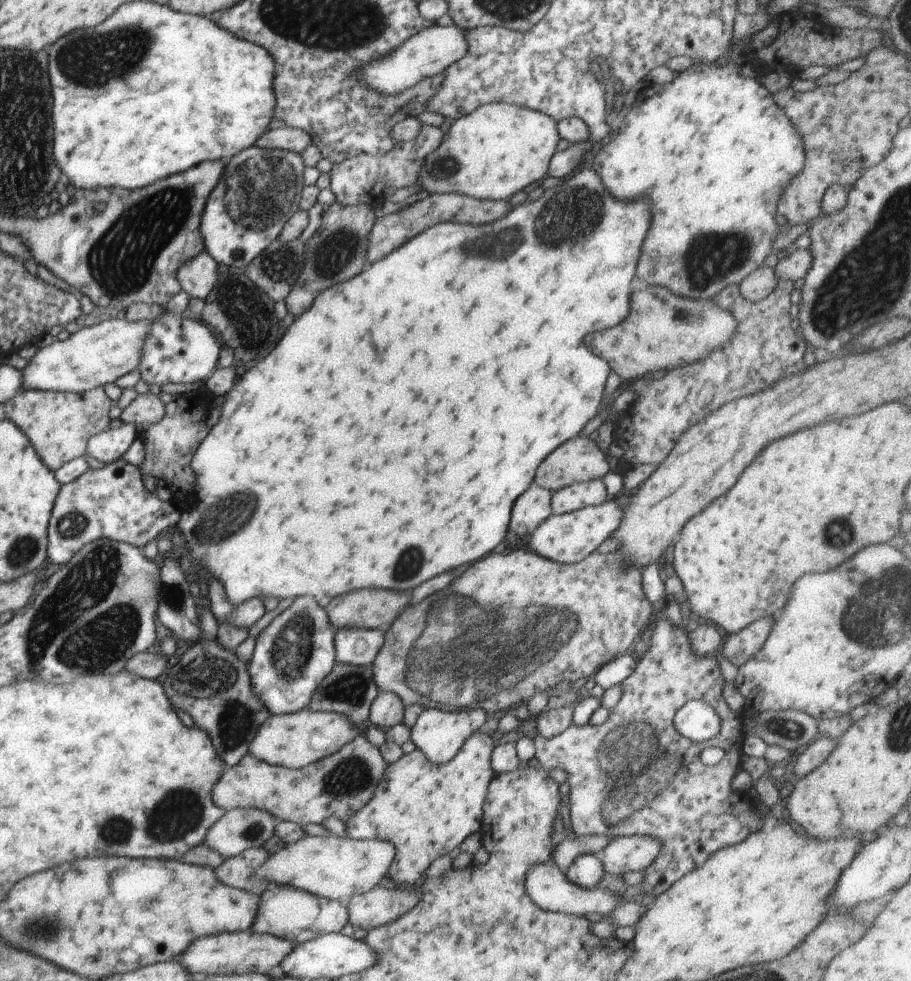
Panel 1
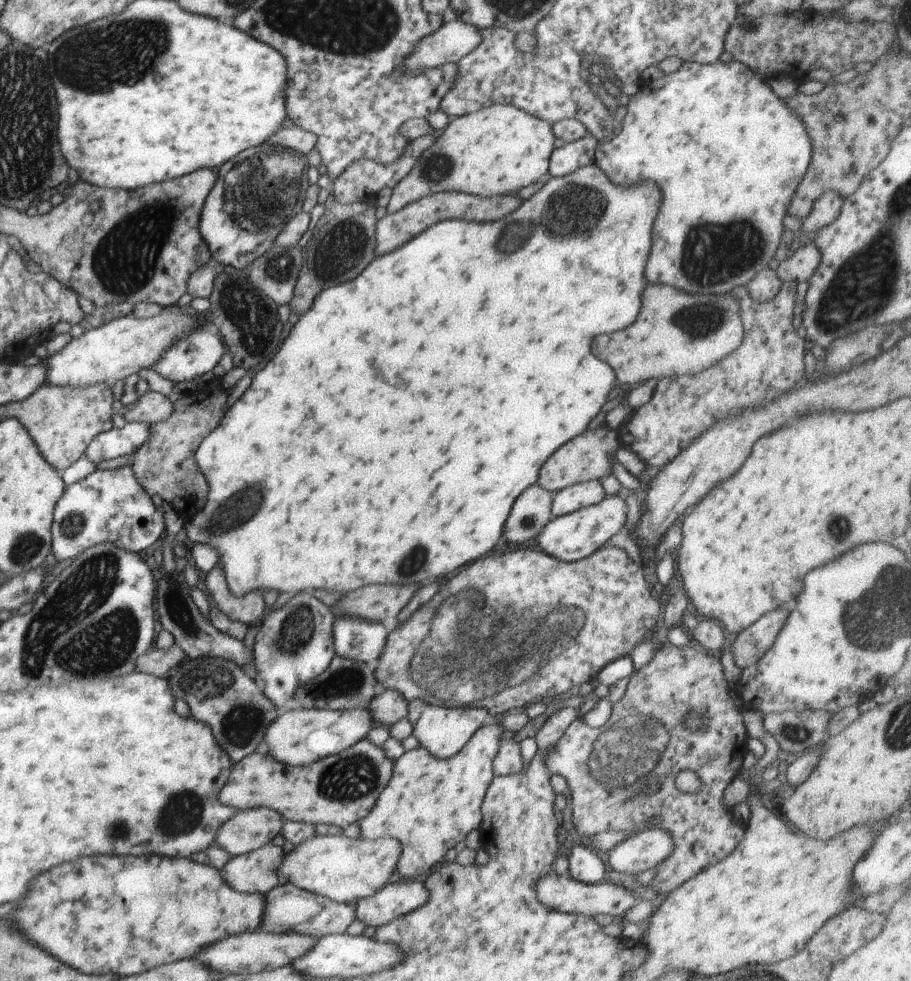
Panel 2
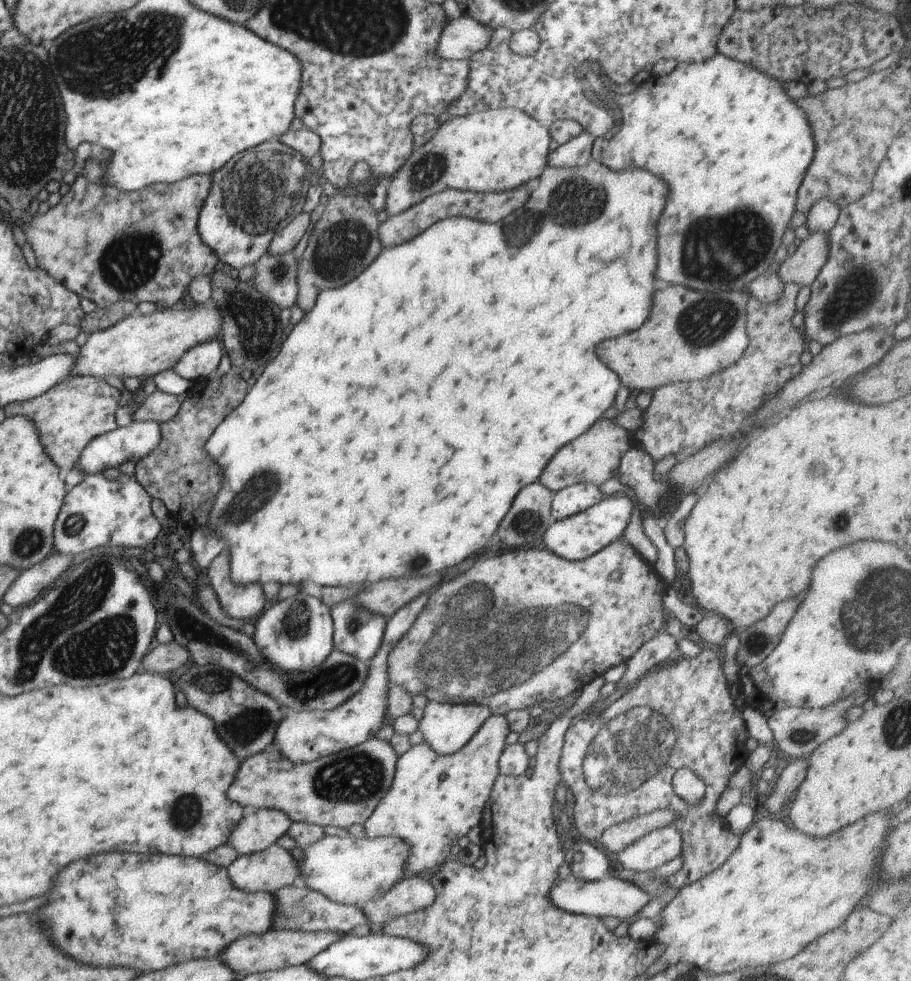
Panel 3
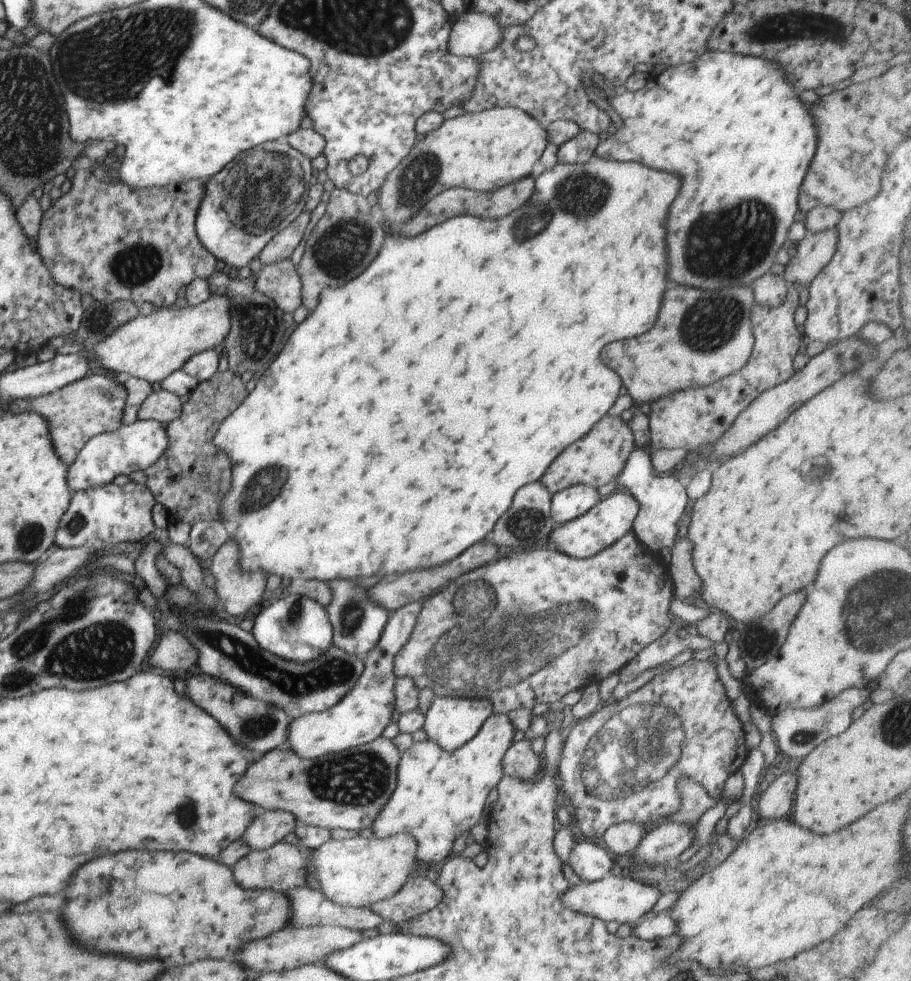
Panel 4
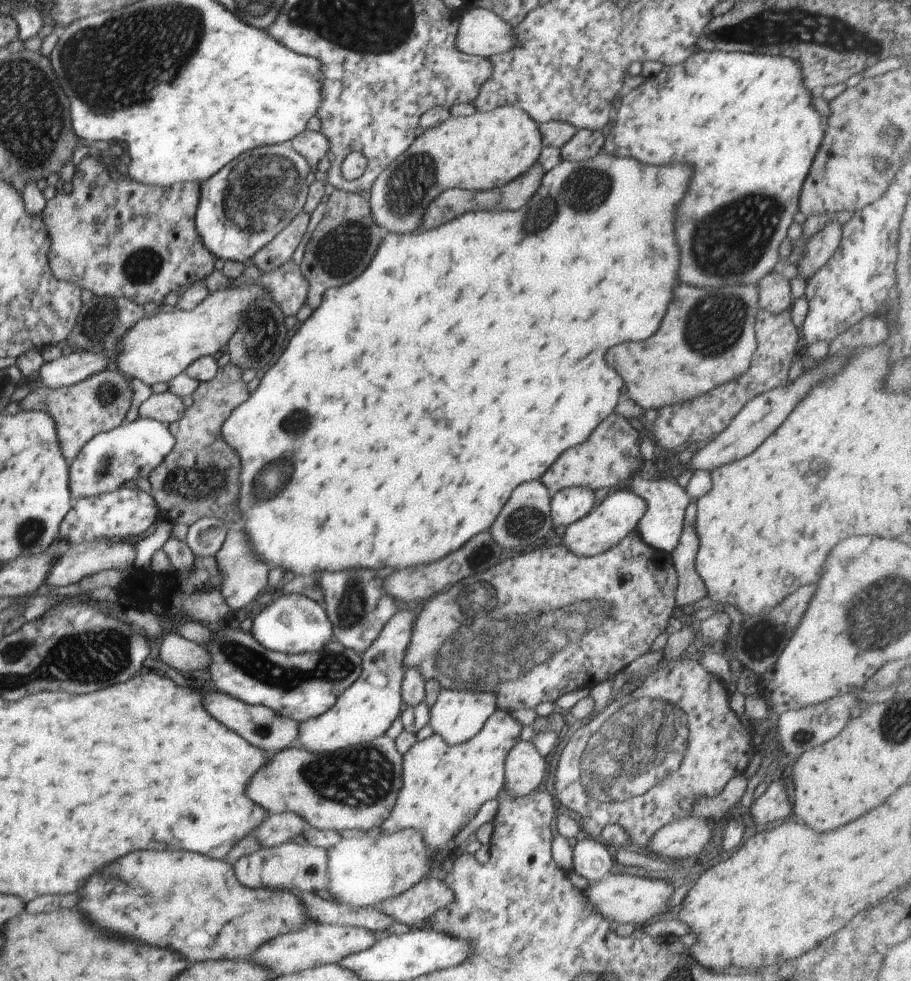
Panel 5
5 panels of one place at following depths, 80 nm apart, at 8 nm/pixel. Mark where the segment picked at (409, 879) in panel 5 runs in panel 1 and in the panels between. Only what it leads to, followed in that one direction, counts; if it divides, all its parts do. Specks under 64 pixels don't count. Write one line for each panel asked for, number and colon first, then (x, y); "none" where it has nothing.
1: (337, 868)
2: (345, 869)
3: (352, 871)
4: (354, 872)

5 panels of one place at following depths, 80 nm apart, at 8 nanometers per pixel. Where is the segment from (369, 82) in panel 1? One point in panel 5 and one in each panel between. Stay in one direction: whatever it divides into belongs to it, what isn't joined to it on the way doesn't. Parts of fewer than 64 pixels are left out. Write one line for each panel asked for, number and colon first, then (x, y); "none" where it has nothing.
2: (453, 40)
3: (461, 38)
4: (473, 34)
5: (481, 32)

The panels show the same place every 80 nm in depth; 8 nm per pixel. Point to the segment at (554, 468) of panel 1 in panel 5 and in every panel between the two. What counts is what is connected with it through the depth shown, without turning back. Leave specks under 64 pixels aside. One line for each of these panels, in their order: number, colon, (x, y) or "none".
2: (589, 456)
3: (595, 457)
4: (597, 459)
5: (610, 456)

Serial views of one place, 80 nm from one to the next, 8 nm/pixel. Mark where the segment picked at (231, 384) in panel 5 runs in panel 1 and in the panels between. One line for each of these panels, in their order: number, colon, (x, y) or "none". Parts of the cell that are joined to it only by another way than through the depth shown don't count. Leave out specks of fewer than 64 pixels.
1: (169, 444)
2: (165, 465)
3: (180, 472)
4: (191, 479)

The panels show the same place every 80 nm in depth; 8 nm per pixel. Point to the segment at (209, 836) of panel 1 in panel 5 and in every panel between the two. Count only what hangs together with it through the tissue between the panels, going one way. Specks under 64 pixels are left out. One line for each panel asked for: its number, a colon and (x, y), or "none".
2: (246, 831)
3: (255, 832)
4: (271, 827)
5: (277, 829)

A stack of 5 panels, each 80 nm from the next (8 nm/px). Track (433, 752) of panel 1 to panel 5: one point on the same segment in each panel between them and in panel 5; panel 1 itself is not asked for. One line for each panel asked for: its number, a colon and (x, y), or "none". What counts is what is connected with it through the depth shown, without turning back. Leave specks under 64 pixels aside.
2: (443, 730)
3: (446, 727)
4: (451, 721)
5: (458, 714)

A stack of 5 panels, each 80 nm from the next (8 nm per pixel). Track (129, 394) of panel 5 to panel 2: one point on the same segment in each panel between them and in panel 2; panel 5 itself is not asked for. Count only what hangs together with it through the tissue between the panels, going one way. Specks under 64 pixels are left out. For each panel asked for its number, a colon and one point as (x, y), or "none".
2: (63, 421)
3: (68, 416)
4: (93, 405)

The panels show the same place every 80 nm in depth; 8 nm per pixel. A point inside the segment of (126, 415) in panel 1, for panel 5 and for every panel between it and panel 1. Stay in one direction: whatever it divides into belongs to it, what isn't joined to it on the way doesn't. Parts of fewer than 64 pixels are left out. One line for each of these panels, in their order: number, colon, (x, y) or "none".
2: (153, 407)
3: (159, 407)
4: (163, 406)
5: (166, 407)

